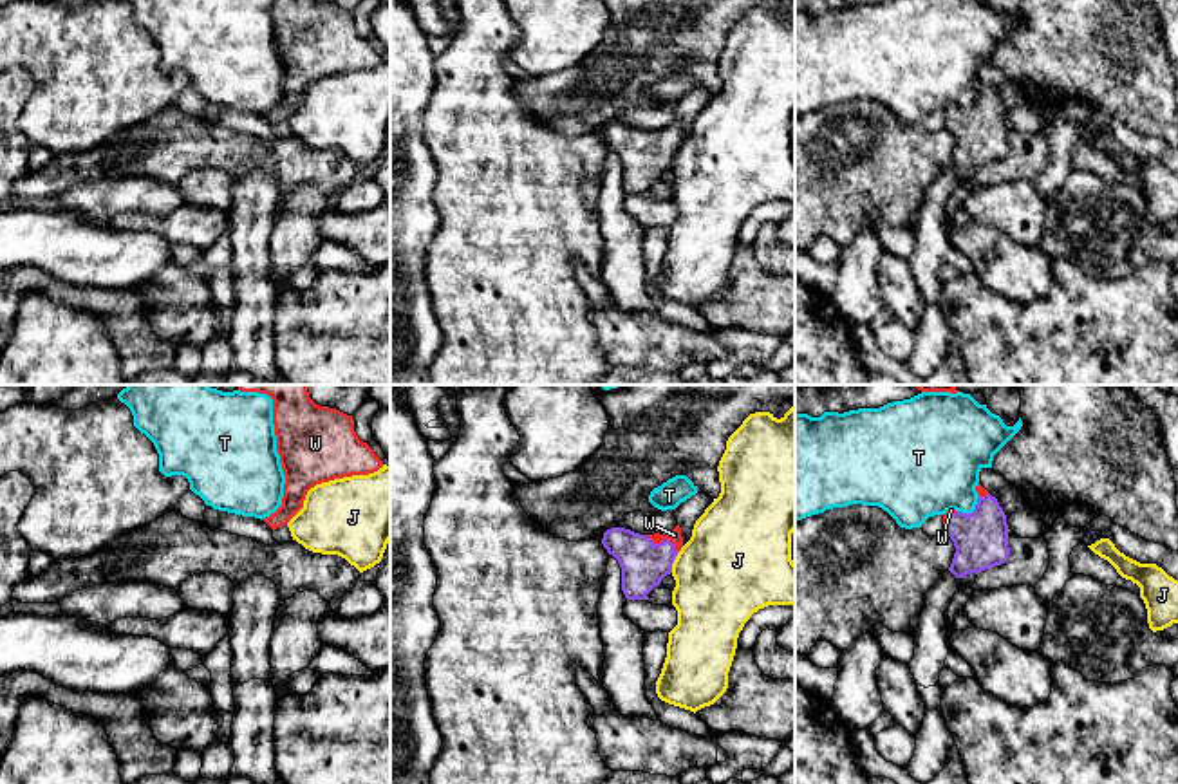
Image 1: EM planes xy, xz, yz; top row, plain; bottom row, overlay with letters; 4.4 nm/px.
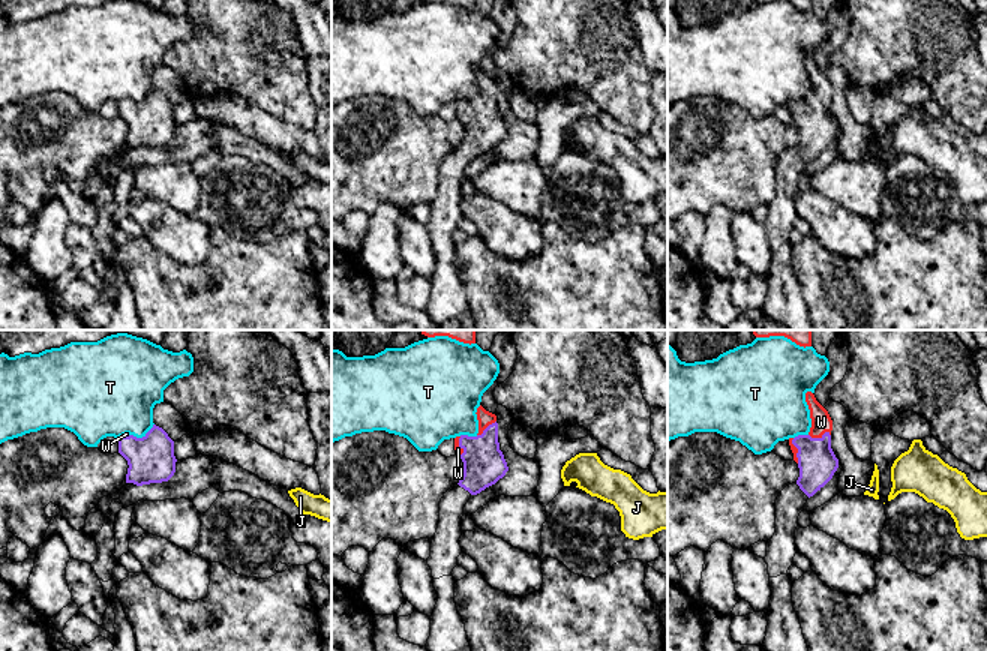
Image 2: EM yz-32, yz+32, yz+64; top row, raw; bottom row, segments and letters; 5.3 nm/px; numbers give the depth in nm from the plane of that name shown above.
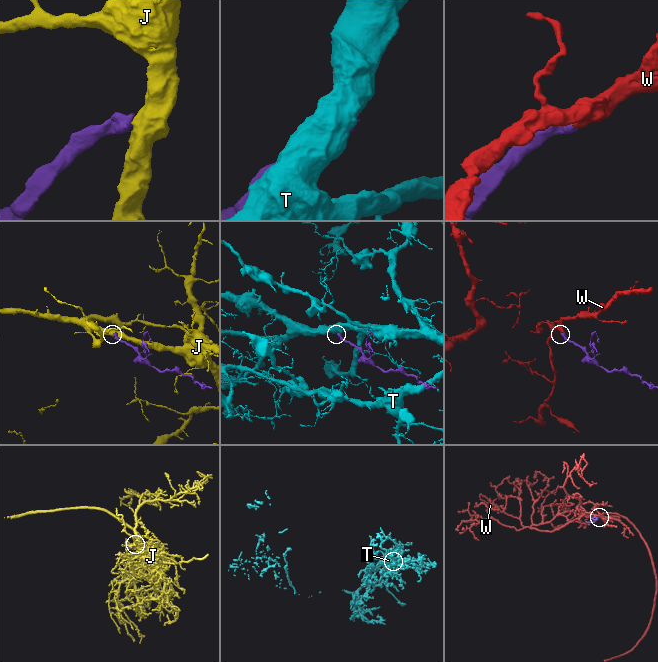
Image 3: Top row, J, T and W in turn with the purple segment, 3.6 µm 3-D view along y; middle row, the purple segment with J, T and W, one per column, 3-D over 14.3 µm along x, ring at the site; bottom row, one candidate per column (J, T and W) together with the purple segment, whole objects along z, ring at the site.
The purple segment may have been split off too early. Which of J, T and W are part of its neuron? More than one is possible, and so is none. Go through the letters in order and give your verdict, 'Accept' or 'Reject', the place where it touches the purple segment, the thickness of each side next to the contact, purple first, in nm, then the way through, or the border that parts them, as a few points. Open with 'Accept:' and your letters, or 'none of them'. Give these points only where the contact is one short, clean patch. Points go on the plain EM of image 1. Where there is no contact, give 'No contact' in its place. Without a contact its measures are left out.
Accept: W
J: Reject. Touches purple at xz (673, 158). Thickness 200 nm (purple) against 440 nm. Boundary: xz (678, 149), (671, 167)
T: Reject. Touches purple at yz (972, 107). Thickness 240 nm (purple) against 380 nm
W: Accept. Touches purple at xz (663, 138). Thickness 200 nm (purple) against 60 nm. Path across: xz (644, 159), (663, 138), (674, 130)

